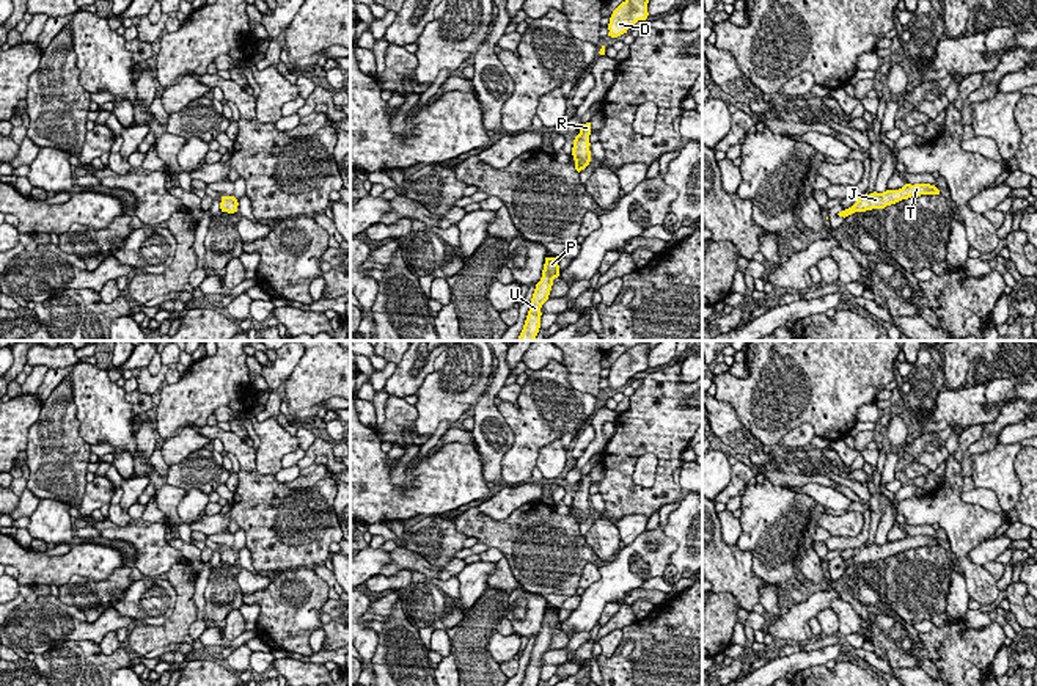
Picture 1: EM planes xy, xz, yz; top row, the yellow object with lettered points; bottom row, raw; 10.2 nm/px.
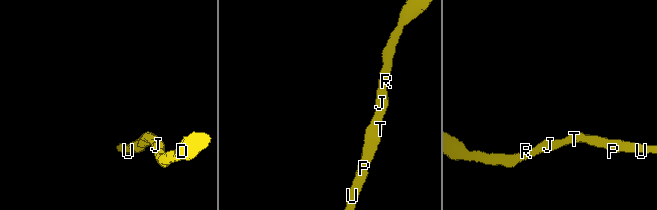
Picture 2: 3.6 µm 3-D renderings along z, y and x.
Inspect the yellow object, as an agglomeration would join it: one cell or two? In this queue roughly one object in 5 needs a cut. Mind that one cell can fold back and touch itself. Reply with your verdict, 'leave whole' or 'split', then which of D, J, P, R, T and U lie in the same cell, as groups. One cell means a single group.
leave whole; groups D J P R T U

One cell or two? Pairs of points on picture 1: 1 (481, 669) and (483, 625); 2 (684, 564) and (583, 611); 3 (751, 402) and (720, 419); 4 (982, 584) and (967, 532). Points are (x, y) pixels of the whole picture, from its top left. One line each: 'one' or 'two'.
1: one
2: two
3: two
4: one

